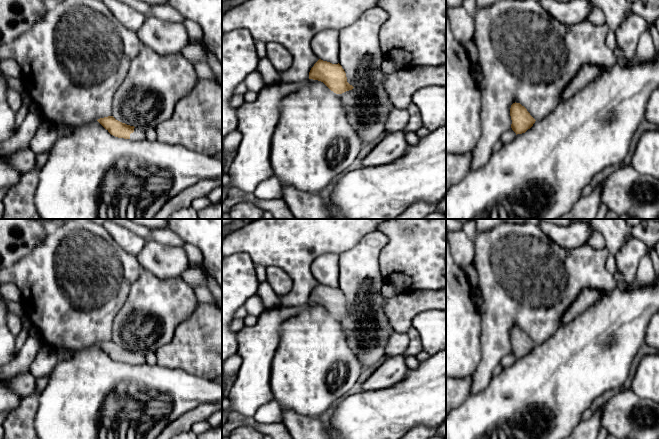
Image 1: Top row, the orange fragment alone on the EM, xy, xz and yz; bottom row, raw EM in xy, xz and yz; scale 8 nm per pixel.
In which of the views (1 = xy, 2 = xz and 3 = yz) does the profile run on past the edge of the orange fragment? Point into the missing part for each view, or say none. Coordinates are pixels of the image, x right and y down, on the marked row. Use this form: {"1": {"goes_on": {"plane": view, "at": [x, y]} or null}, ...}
{"1": {"goes_on": {"plane": "xy", "at": [139, 134]}}, "2": {"goes_on": null}, "3": {"goes_on": null}}

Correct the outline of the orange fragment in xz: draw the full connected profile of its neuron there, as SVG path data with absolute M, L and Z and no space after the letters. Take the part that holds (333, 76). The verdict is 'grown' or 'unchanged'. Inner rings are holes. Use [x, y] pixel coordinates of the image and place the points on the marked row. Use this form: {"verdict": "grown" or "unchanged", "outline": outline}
{"verdict": "unchanged", "outline": "M319 59L309 72L309 79L323 82L331 91L342 94L354 87L347 82L342 66Z"}

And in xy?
{"verdict": "grown", "outline": "M113 116L100 118L97 121L115 137L130 140L146 140L144 129L122 123Z"}

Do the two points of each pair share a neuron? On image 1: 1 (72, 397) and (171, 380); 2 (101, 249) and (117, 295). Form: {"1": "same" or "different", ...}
{"1": "same", "2": "same"}

